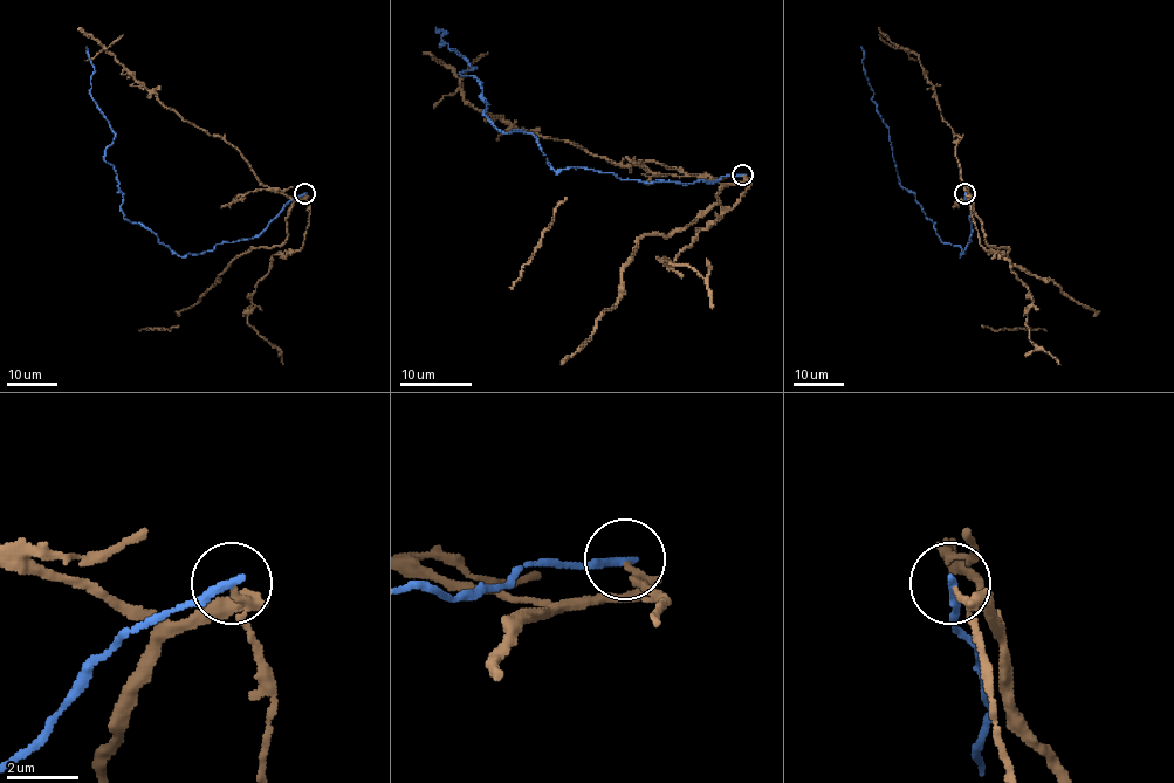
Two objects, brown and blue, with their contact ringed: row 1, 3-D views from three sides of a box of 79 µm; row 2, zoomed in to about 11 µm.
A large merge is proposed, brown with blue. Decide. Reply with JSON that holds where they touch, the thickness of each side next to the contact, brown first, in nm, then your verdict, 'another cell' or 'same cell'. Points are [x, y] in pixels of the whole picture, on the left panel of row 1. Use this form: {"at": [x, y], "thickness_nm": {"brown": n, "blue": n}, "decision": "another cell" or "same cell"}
{"at": [304, 193], "thickness_nm": {"brown": 150, "blue": 280}, "decision": "another cell"}

